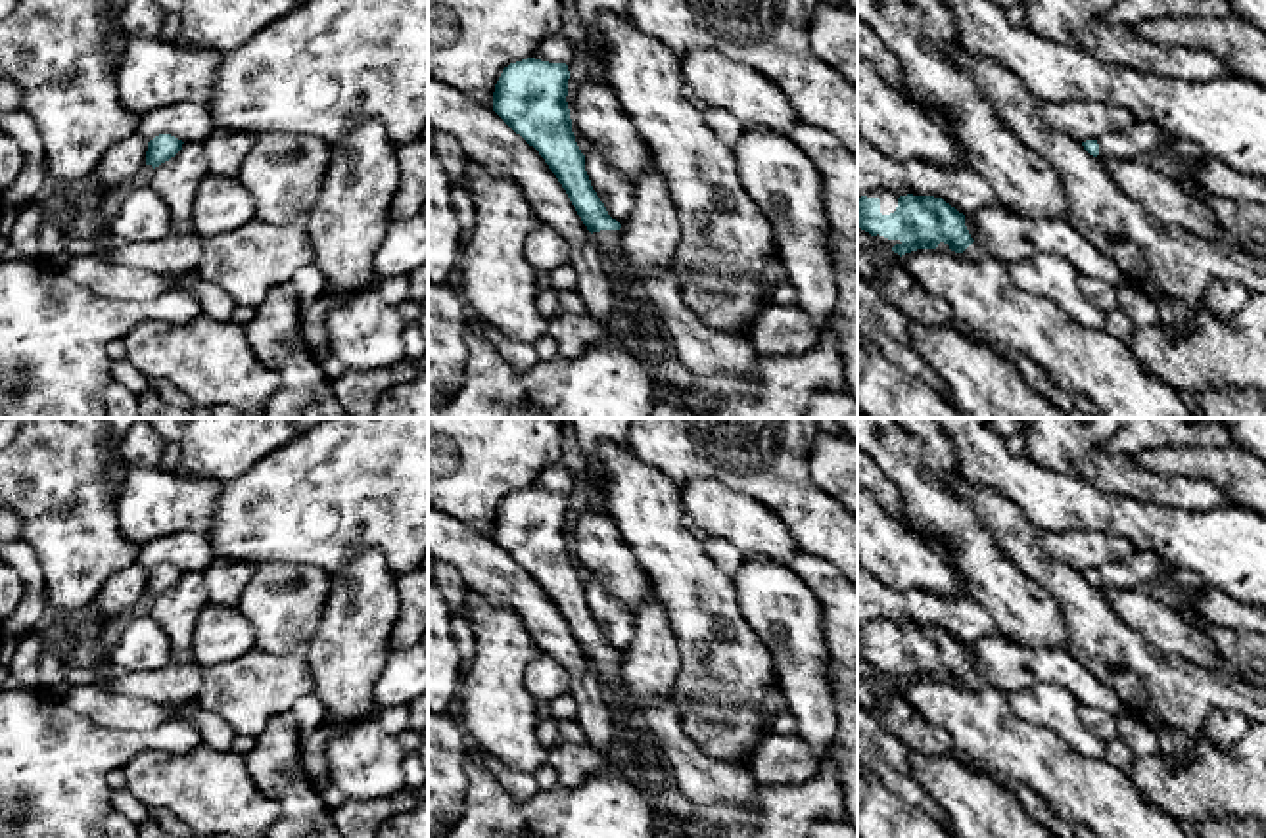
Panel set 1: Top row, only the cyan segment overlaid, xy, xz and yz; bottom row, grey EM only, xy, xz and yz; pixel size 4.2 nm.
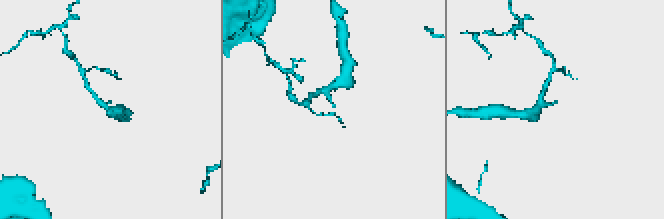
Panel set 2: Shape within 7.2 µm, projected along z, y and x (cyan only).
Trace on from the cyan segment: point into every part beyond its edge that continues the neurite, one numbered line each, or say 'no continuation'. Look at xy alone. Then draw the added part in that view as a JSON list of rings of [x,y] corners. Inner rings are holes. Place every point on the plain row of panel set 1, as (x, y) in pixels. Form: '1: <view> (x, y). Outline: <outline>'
no continuation

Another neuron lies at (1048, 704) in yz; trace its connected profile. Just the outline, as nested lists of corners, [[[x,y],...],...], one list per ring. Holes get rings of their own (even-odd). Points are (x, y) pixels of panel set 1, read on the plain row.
[[[1040,683],[1009,694],[1009,702],[1017,717],[1059,734],[1078,754],[1105,757],[1105,742],[1082,725],[1080,704],[1067,688]]]

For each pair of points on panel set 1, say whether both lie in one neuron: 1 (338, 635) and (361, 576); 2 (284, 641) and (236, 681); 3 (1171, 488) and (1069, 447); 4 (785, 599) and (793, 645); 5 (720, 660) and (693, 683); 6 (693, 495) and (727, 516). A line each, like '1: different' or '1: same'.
1: same
2: different
3: same
4: same
5: same
6: same

